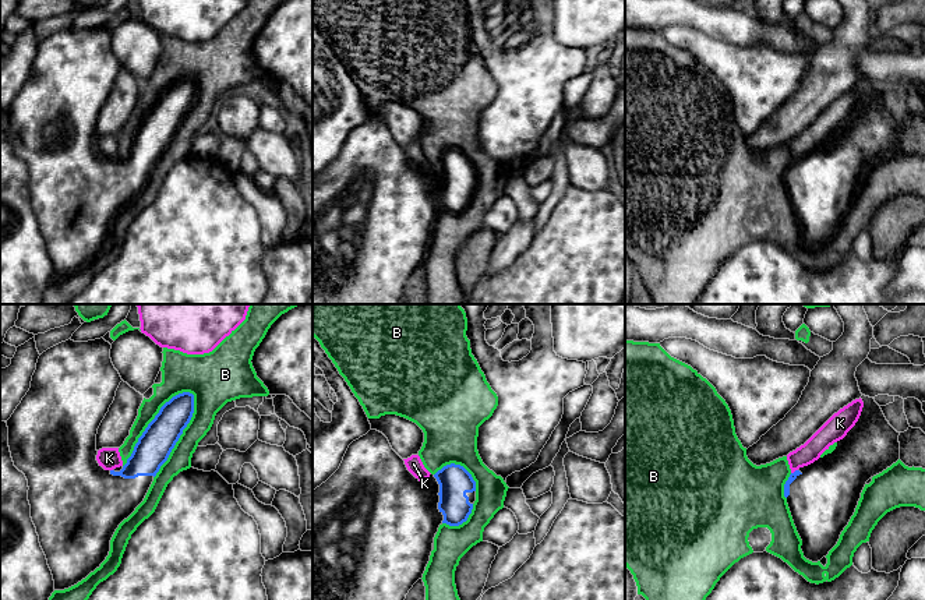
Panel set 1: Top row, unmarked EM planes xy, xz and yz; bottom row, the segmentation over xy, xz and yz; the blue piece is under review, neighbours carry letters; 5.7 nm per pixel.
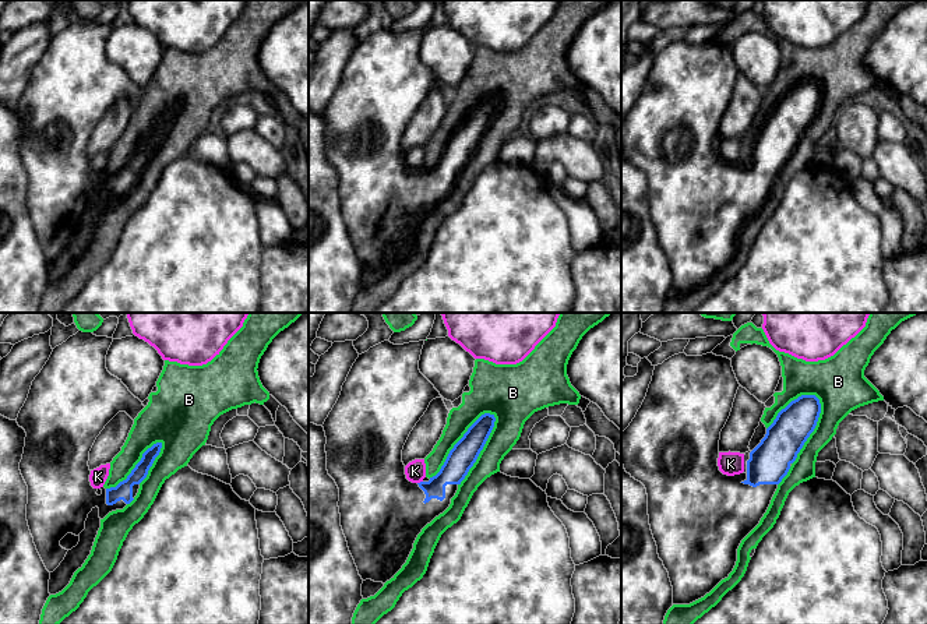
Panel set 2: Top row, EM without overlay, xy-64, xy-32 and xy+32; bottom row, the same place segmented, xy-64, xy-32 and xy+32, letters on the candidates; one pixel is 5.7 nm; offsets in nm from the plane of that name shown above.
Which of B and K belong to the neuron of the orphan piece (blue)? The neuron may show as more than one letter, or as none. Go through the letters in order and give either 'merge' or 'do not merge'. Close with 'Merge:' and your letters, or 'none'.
B: do not merge
K: do not merge
Merge: none

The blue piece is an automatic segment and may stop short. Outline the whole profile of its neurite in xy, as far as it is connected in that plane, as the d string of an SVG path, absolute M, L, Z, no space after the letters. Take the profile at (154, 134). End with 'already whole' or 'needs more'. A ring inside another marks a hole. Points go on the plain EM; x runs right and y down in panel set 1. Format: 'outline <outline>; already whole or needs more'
outline M103 25L61 29L43 39L36 50L31 75L6 109L14 153L28 167L31 205L54 268L54 278L68 276L100 254L110 239L110 227L119 212L144 188L153 165L167 148L194 100L194 82L183 80L166 89L148 112L124 153L105 158L96 148L98 116L114 88L123 68L110 46L112 32Z; needs more

